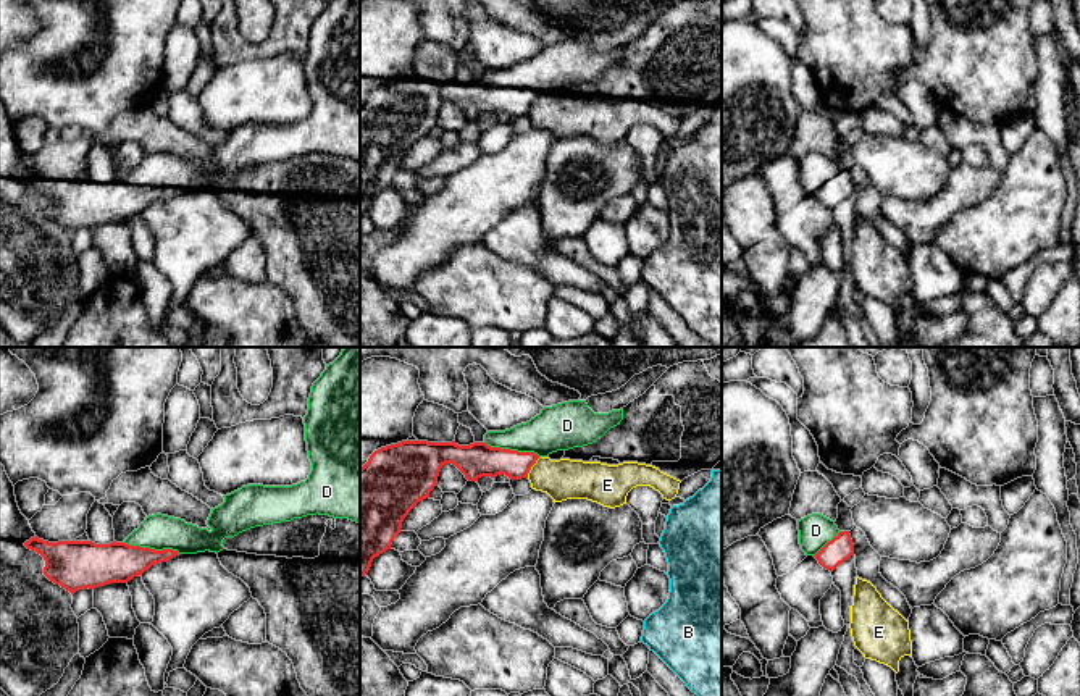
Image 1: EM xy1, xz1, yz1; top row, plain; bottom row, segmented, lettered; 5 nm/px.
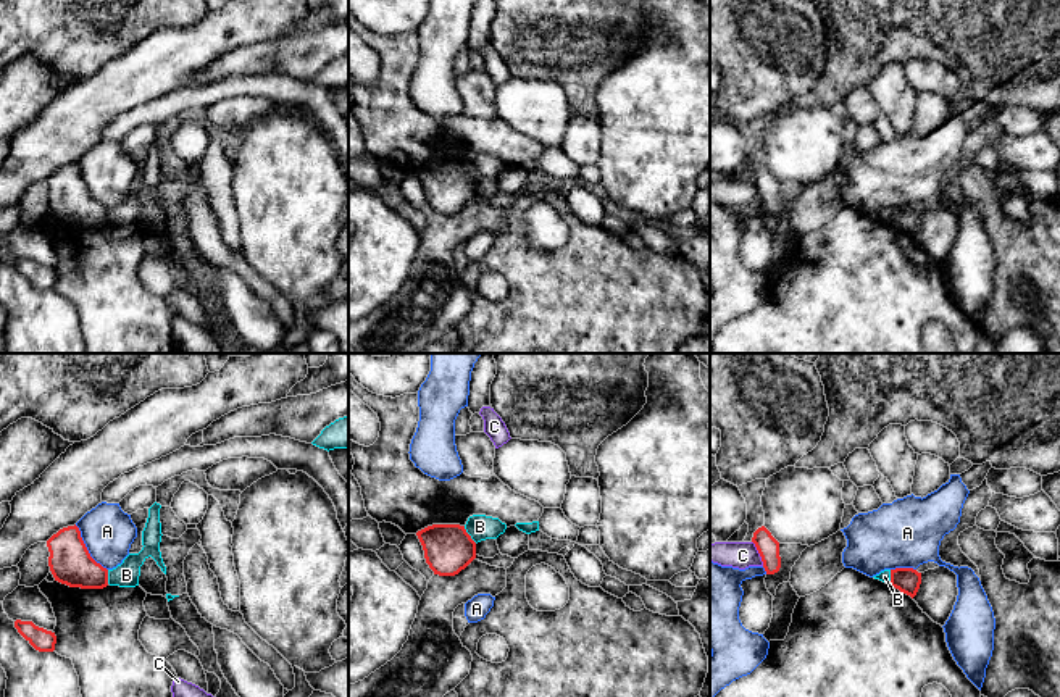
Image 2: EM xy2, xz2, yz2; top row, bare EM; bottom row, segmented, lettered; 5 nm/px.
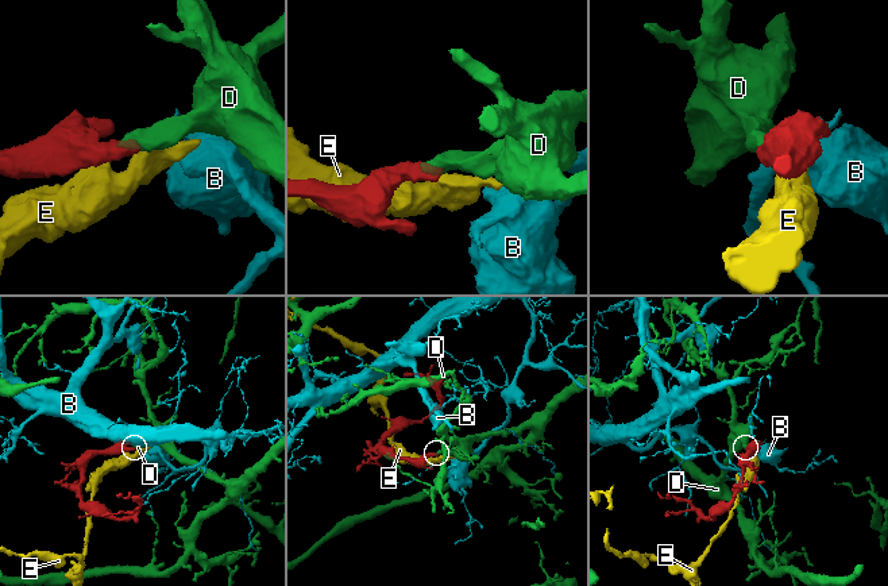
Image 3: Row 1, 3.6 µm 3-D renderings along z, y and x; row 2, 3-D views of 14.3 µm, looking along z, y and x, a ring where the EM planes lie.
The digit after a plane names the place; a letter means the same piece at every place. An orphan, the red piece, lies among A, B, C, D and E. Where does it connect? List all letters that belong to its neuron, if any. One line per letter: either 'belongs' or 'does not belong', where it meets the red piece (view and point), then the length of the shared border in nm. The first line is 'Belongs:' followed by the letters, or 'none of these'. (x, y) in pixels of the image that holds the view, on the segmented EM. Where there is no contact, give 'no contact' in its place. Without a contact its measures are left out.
Belongs: D
A: does not belong | xy2 (86, 549) | 280 nm
B: does not belong | xz2 (468, 534) | 110 nm
C: does not belong | yz2 (759, 552) | 140 nm
D: belongs | xy1 (152, 549) | 280 nm
E: does not belong | xz1 (531, 465) | 120 nm

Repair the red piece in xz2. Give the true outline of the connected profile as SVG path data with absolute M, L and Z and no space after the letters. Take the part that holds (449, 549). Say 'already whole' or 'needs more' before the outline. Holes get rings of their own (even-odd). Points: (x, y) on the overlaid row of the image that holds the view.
already whole; M432 524L416 532L434 574L455 576L476 558L476 542L460 524Z

